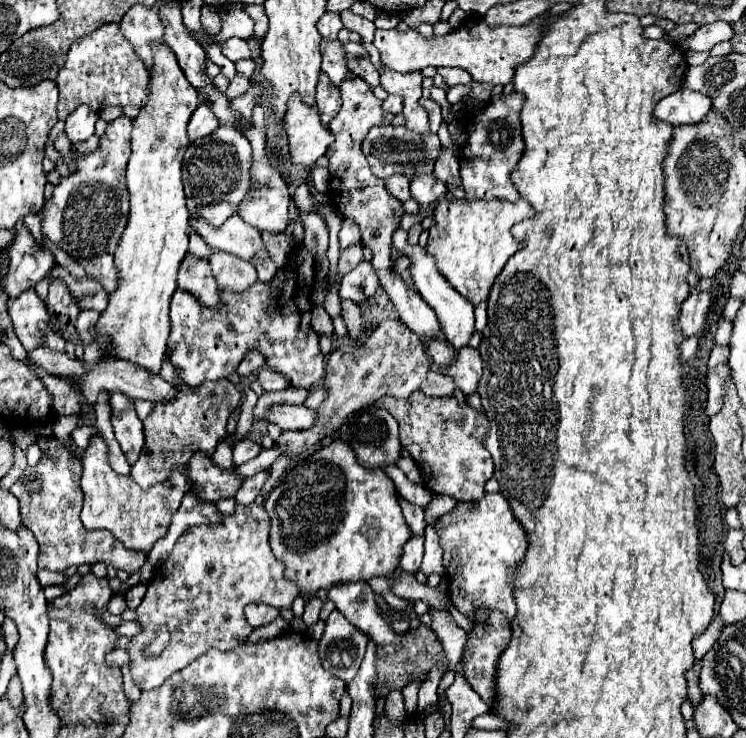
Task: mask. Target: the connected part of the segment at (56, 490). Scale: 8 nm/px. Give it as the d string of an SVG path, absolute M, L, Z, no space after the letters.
M55 438L51 440L49 448L51 452L43 454L37 466L27 466L23 476L9 490L13 496L17 496L21 516L39 542L39 568L63 572L69 566L91 566L95 562L105 562L117 570L135 574L147 560L147 554L125 548L111 532L87 530L81 524L81 462L73 458L71 452Z

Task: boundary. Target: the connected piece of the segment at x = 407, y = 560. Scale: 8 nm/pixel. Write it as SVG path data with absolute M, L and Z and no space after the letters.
M411 536L407 544L403 546L403 556L401 556L399 566L405 572L415 574L421 566L421 560L423 560L423 536Z

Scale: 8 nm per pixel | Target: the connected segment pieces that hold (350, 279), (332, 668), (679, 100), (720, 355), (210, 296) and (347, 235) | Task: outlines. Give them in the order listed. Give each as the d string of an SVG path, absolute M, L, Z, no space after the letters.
M363 260L349 274L343 276L339 296L353 302L363 302L371 298L377 288L379 288L379 278L375 274L375 268L371 266L371 262Z
M333 610L325 624L325 632L319 640L323 668L349 684L365 656L367 634L353 628L353 624L339 610Z
M681 86L675 94L663 98L653 112L659 120L677 126L677 124L697 124L705 120L709 110L711 110L711 98L707 94Z
M715 344L715 348L711 350L711 355L708 360L707 369L710 370L719 364L719 362L727 362L729 358L729 346L727 344Z
M187 254L185 264L181 264L179 288L191 292L207 308L219 308L221 304L221 290L211 274L209 262L193 254Z
M343 220L341 232L339 232L339 242L341 242L341 250L347 250L353 244L361 244L361 228L355 220Z

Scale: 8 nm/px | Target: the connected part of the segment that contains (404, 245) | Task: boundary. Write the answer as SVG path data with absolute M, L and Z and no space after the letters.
M397 228L395 230L395 248L409 256L411 258L411 266L409 266L409 272L411 272L411 278L413 278L413 284L415 284L415 290L423 296L423 300L437 312L439 320L441 320L441 330L447 338L447 342L459 350L463 346L467 346L473 330L475 330L475 316L473 316L473 304L469 300L465 300L457 290L451 288L451 284L445 280L445 276L439 274L439 270L435 268L435 260L431 260L433 256L427 254L427 250L419 244L409 244L407 240L407 230L403 228Z

